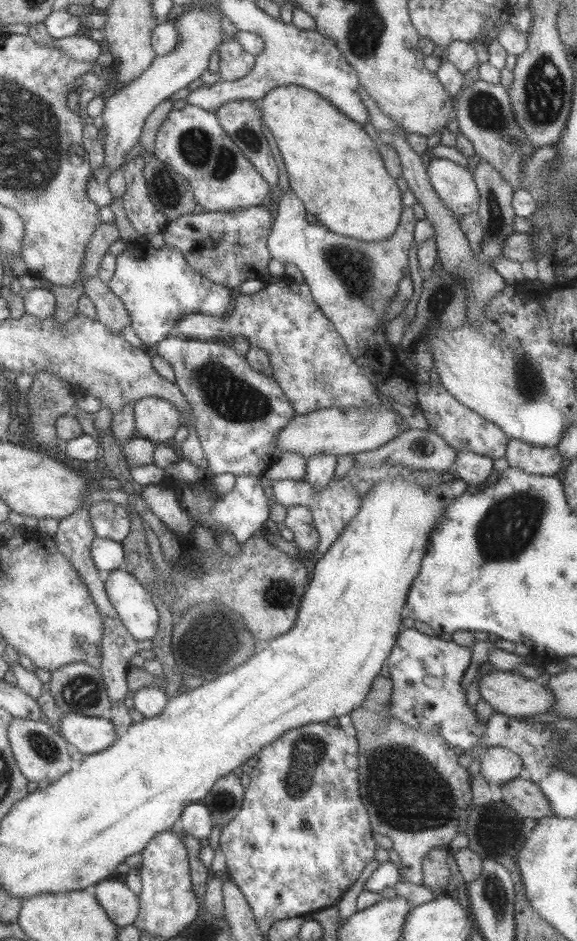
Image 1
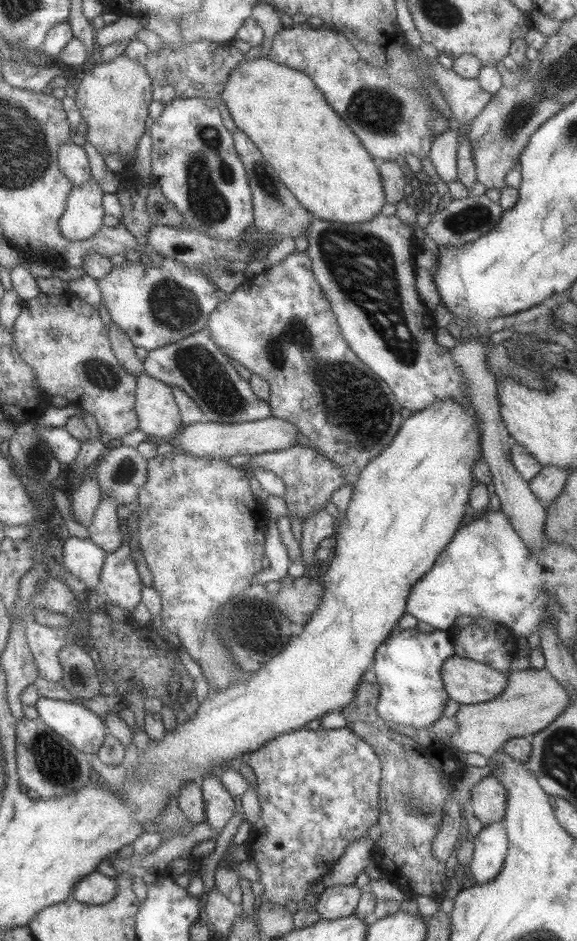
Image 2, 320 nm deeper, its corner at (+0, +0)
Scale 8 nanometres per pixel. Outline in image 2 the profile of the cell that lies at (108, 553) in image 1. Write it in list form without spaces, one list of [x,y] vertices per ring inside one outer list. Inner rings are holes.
[[[67,536],[61,548],[63,566],[71,576],[83,583],[87,589],[99,583],[100,570],[107,552],[88,539]]]

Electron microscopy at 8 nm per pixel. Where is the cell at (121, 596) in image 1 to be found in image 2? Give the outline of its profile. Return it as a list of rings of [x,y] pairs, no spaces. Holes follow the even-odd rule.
[[[127,540],[123,546],[105,555],[99,583],[112,604],[129,612],[140,601],[142,586]]]

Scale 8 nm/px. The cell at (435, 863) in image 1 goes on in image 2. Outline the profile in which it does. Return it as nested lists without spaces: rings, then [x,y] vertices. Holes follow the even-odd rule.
[[[456,798],[445,800],[445,804],[443,804],[441,826],[432,842],[433,856],[441,864],[445,864],[445,860],[449,858],[449,855],[456,847],[459,828],[462,826],[461,820],[463,820],[460,816],[459,809],[460,806]]]

